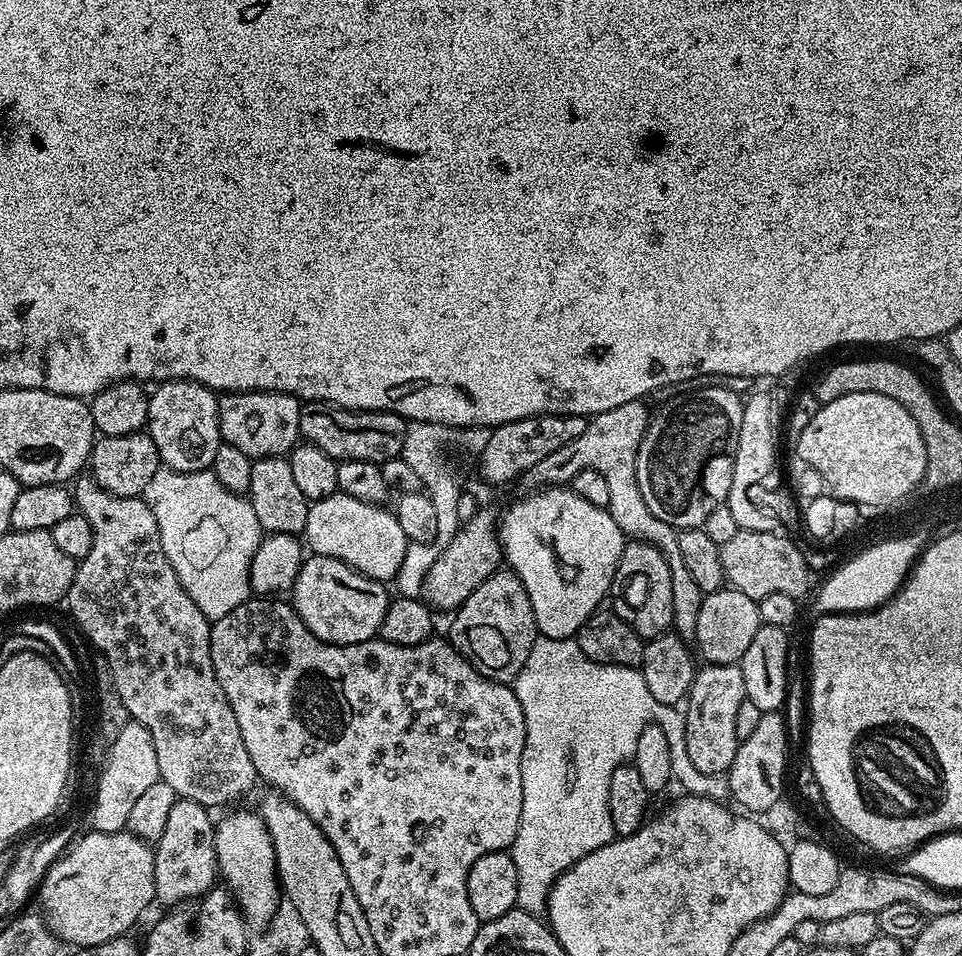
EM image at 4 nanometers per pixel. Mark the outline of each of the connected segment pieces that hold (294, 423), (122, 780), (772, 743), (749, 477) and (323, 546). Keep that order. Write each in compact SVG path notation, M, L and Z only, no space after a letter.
M229 392L219 397L221 441L254 460L271 456L287 457L301 439L302 404L285 392Z
M135 722L127 723L119 725L120 733L110 750L112 760L104 780L101 781L100 798L97 801L91 801L90 804L90 808L92 808L90 828L93 832L125 831L134 802L138 802L139 796L160 779L158 754L154 754L154 738L150 734L150 730L146 730L146 726Z
M783 711L761 712L758 727L750 733L750 738L737 743L734 762L728 767L726 777L731 799L736 799L741 804L739 807L749 813L763 814L768 807L785 795L784 771L788 768L788 724L784 721L784 715Z
M756 392L744 400L742 426L738 434L738 450L734 458L734 478L726 506L745 532L781 531L780 507L790 500L787 491L780 492L782 460L780 464L780 436L772 421L772 400L764 392Z
M337 490L330 498L309 503L303 539L306 544L308 539L307 547L312 547L315 555L338 558L338 562L346 562L346 566L366 574L371 580L395 581L410 541L402 534L395 511L386 509Z

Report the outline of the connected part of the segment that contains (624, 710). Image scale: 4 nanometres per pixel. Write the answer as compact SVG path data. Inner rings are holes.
M545 636L537 638L532 644L532 649L522 670L516 675L514 687L518 702L522 702L522 714L526 718L526 746L522 750L522 818L518 822L518 834L512 843L510 855L518 870L517 905L526 912L540 914L545 911L552 883L570 866L574 866L574 862L578 862L582 858L586 858L586 854L606 846L616 836L614 826L610 822L610 806L608 805L610 774L614 774L614 770L618 770L620 764L631 761L634 746L638 746L638 734L642 734L642 730L646 730L646 726L653 723L662 726L666 736L680 736L680 732L686 732L686 722L684 713L679 707L656 702L654 694L650 694L650 686L646 686L646 678L640 668L594 662L589 656L582 654L582 650L572 638L567 640L546 638Z

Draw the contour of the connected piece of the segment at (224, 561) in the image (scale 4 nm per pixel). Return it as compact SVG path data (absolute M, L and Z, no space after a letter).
M161 466L146 485L144 501L154 510L154 522L158 522L158 534L162 542L162 550L166 558L170 558L170 566L174 566L174 574L178 574L178 582L194 598L194 606L199 604L232 604L237 608L249 599L252 592L250 568L262 539L262 529L258 522L258 514L254 514L254 506L247 495L231 492L218 482L212 471L175 472Z

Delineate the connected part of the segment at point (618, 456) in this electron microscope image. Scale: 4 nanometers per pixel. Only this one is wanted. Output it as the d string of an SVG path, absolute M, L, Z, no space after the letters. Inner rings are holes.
M644 400L622 402L622 406L614 406L612 410L606 410L602 414L591 417L586 430L582 430L582 434L578 434L578 438L574 438L574 442L561 446L560 449L554 450L554 454L542 458L542 462L538 462L538 466L534 466L527 472L526 480L529 480L532 486L568 486L571 485L574 474L578 474L578 470L586 470L587 468L598 470L598 474L602 474L602 478L606 478L606 483L609 486L610 502L608 503L608 508L611 511L614 522L618 522L621 533L633 540L644 540L647 544L654 545L668 559L672 585L674 586L674 618L672 623L675 631L681 637L692 638L696 634L698 610L702 606L705 593L700 591L698 582L694 582L694 578L690 578L690 570L686 570L686 566L682 562L682 554L678 550L677 529L670 527L666 522L662 522L662 518L658 518L653 514L650 506L646 506L646 498L642 498L642 489L638 487L638 470L636 469L638 446L646 434L650 419L650 408L647 408L646 405L647 403Z

